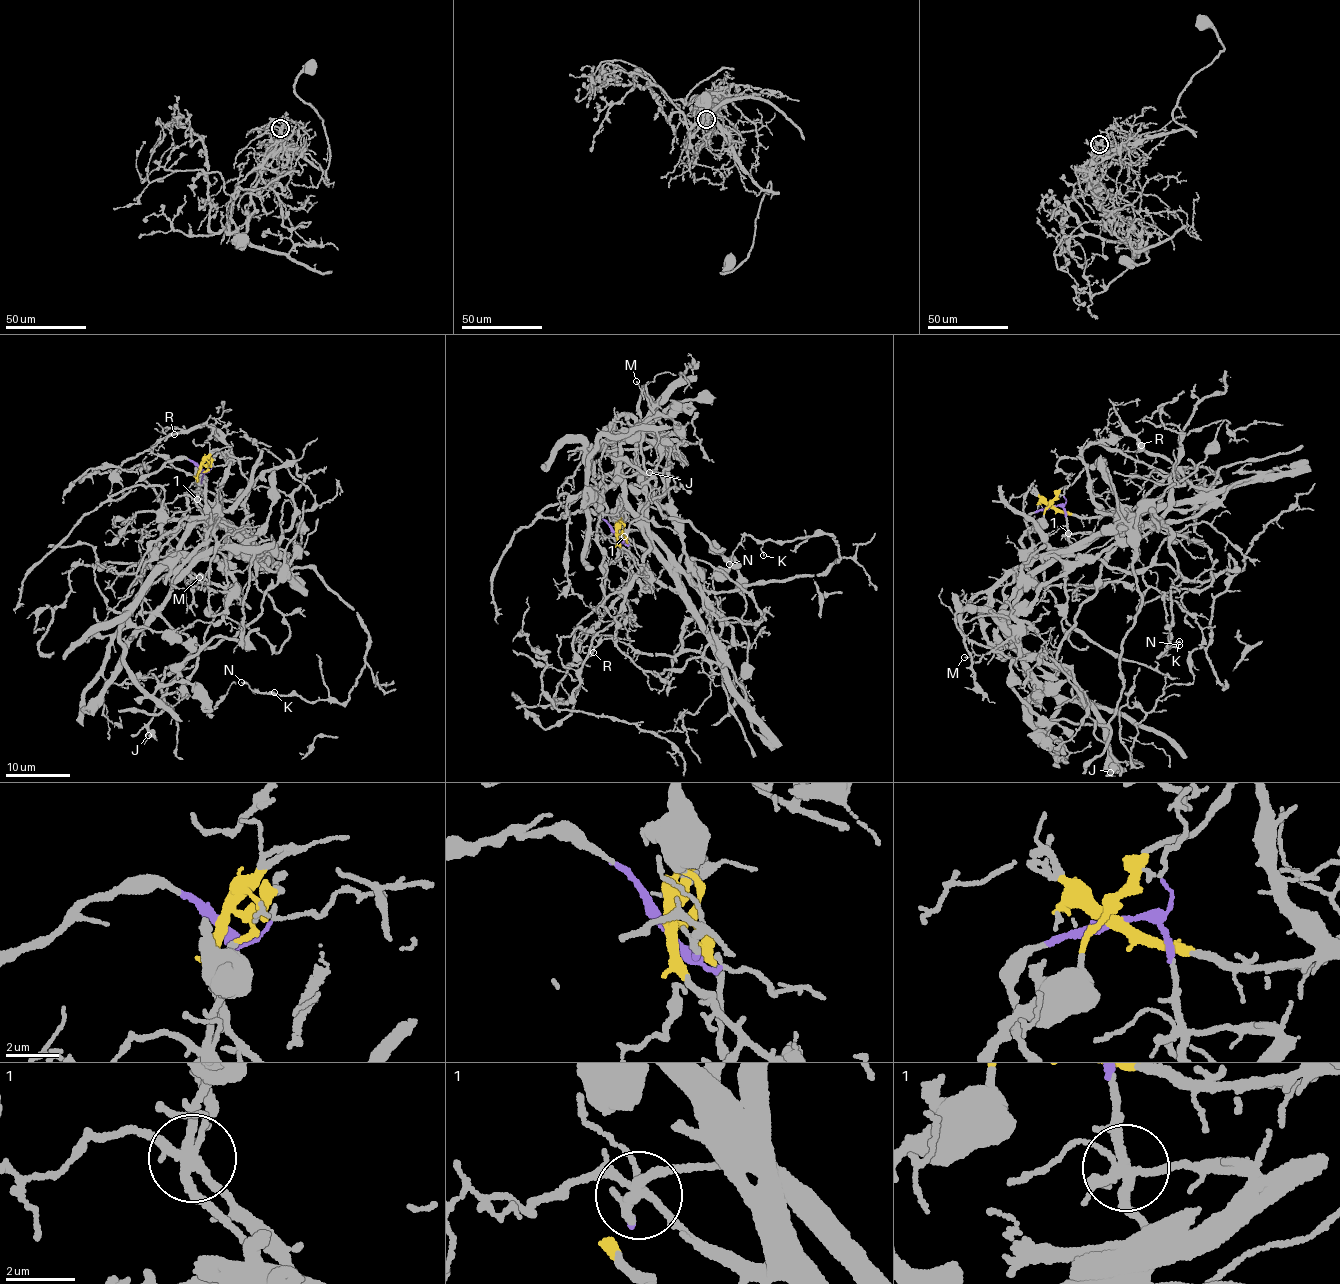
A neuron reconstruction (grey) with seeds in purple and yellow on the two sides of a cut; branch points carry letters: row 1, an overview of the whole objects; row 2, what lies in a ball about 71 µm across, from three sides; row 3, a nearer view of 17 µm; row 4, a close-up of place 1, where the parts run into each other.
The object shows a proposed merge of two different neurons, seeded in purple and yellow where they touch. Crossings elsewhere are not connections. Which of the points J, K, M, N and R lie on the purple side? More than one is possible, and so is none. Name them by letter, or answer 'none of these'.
K, N

